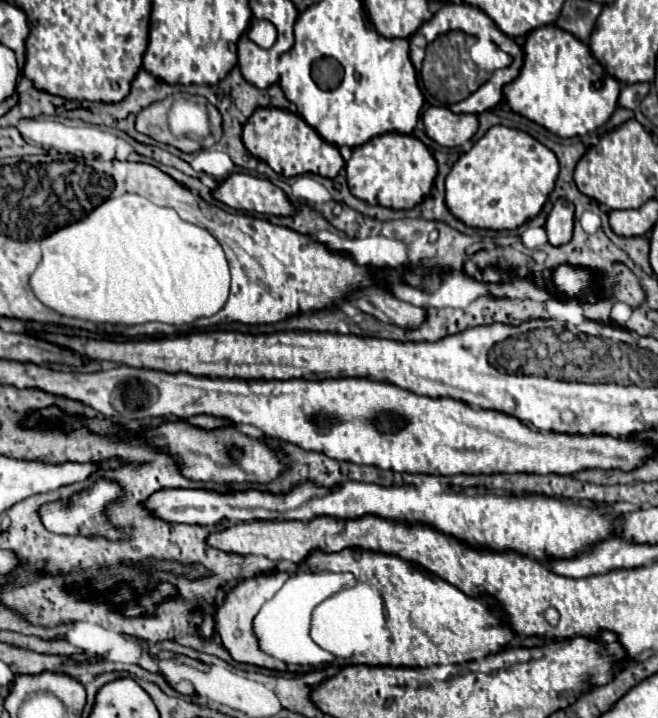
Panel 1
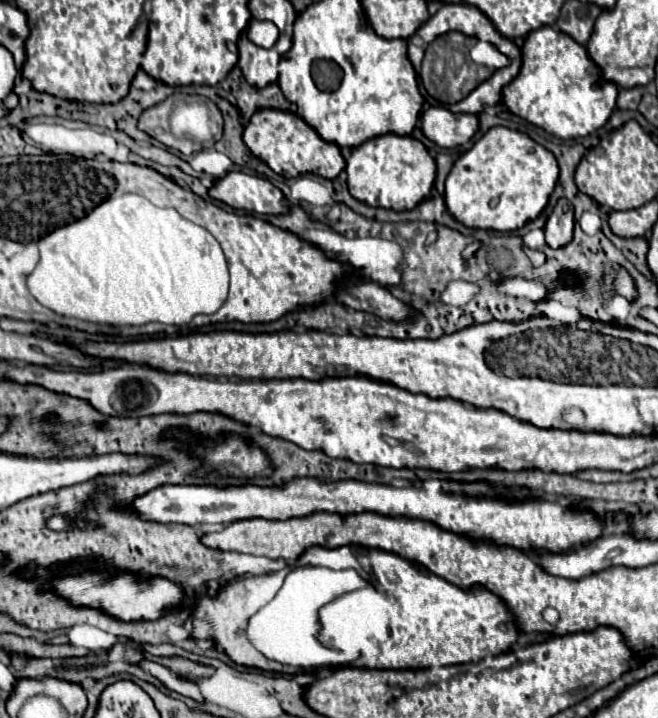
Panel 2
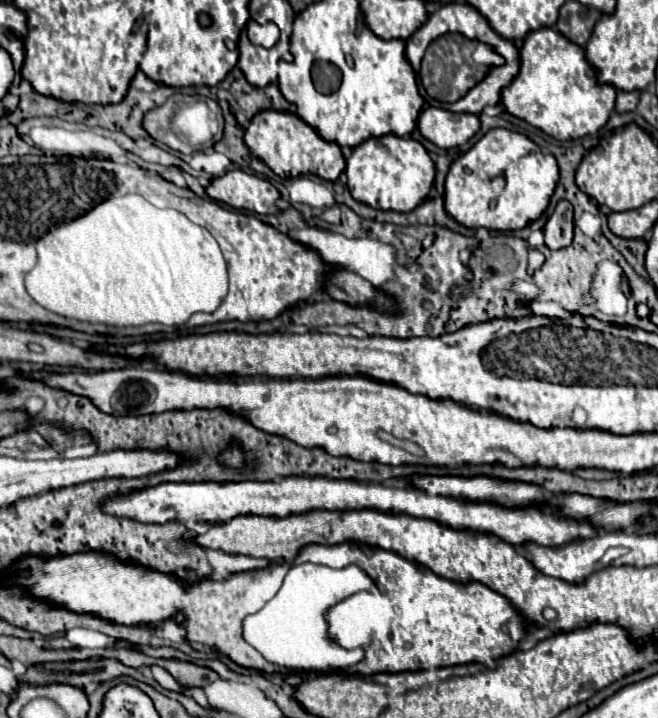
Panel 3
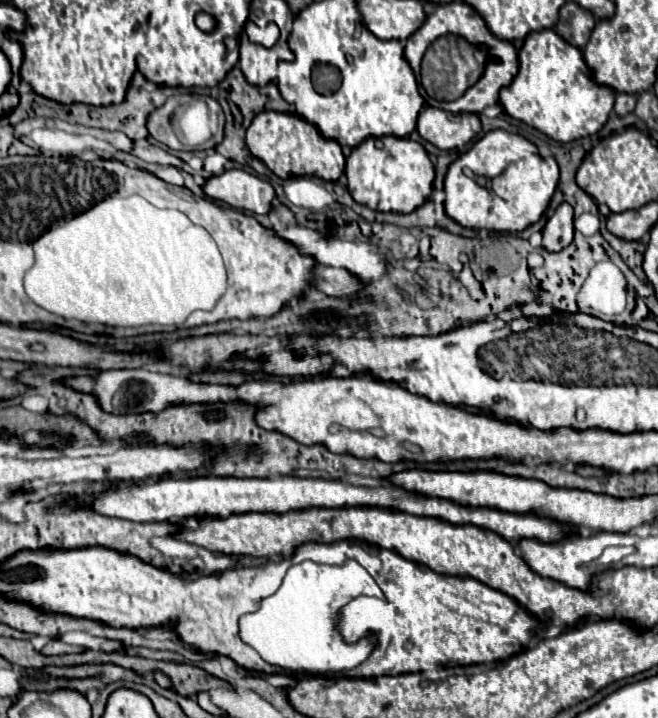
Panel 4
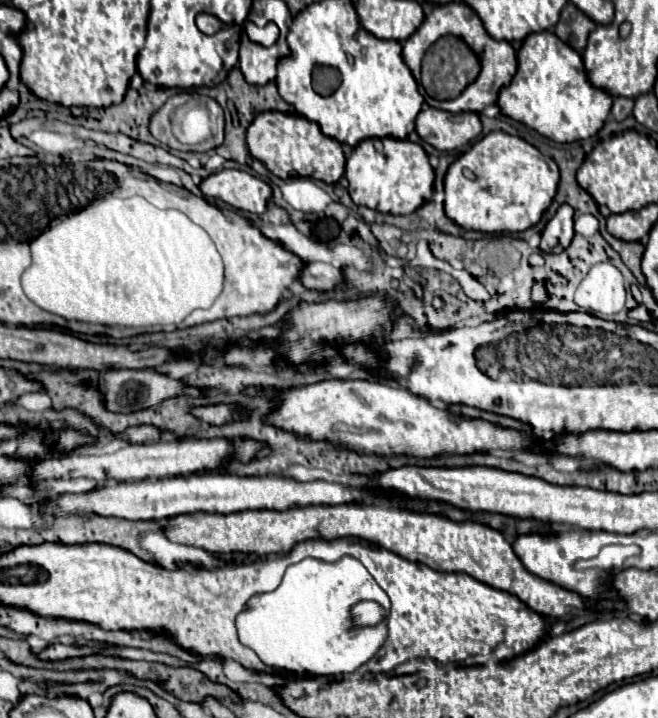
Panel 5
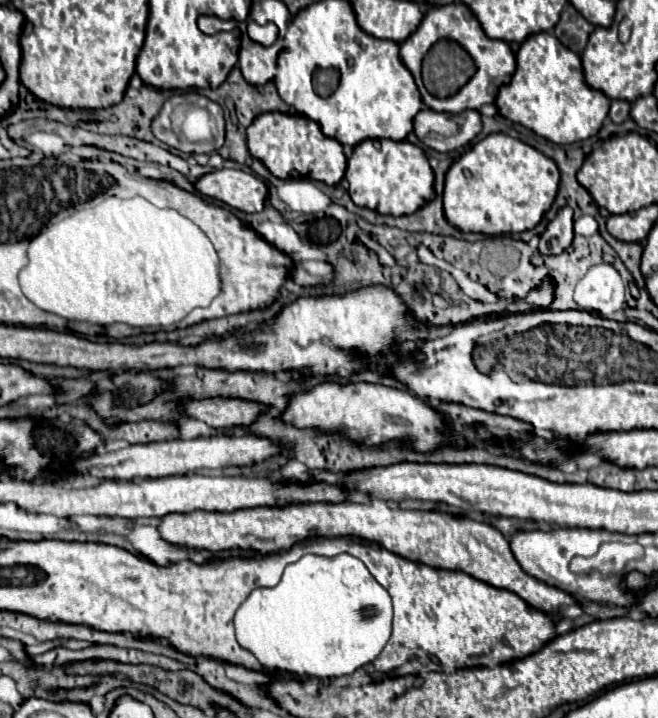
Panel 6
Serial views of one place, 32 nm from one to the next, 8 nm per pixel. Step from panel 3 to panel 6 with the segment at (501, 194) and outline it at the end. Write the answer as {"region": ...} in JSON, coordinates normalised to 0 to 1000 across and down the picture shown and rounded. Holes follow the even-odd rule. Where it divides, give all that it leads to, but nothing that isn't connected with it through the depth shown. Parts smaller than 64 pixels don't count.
{"region":[[[763,184],[723,198],[678,240],[675,298],[702,323],[784,326],[812,318],[839,287],[848,267],[851,240],[815,206]]]}

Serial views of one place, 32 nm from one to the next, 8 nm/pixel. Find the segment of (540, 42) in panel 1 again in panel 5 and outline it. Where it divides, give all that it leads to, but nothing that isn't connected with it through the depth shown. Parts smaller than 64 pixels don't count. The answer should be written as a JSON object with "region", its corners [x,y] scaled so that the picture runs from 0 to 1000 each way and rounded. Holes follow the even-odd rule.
{"region":[[[839,45],[805,47],[787,70],[787,100],[772,120],[760,125],[757,148],[763,156],[824,189],[860,201],[903,189],[927,159],[930,134],[894,111],[884,78],[863,61],[854,61]]]}

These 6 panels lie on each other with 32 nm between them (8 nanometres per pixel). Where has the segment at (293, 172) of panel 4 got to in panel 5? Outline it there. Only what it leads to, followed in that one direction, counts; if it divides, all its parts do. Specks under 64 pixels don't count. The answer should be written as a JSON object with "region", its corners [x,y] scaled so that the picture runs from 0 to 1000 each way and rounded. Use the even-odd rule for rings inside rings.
{"region":[[[432,156],[392,159],[377,178],[374,201],[377,201],[380,214],[392,220],[395,226],[401,226],[404,234],[422,248],[468,245],[468,248],[508,256],[523,242],[526,220],[523,220],[520,203],[511,195],[492,189],[483,173],[450,159],[432,159]]]}

